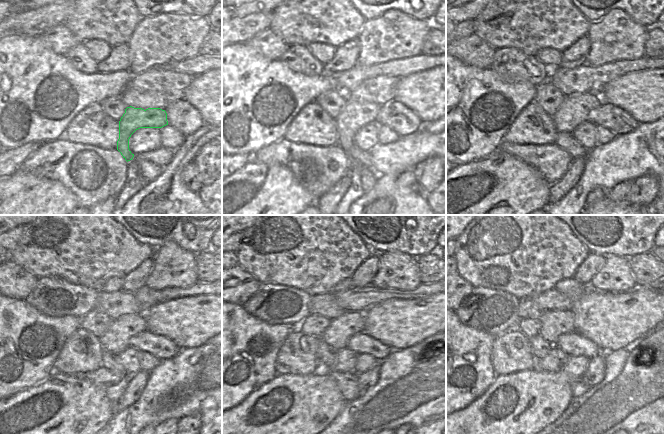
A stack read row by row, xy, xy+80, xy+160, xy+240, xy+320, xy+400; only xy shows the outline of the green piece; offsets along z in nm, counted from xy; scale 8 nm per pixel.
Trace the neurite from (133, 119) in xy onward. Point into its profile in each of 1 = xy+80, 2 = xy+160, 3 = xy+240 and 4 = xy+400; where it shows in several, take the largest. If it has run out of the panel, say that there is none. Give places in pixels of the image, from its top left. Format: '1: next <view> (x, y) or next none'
1: next xy+80 (355, 115)
2: next xy+160 (574, 110)
3: next xy+240 (116, 339)
4: next xy+400 (554, 323)

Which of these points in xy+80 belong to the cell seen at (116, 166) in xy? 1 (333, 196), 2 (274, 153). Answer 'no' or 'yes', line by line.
1: no
2: yes

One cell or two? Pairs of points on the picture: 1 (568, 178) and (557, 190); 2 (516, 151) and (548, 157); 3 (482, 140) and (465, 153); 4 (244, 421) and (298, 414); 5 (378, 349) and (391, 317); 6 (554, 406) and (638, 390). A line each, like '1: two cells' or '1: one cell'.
1: one cell
2: one cell
3: one cell
4: one cell
5: two cells
6: two cells

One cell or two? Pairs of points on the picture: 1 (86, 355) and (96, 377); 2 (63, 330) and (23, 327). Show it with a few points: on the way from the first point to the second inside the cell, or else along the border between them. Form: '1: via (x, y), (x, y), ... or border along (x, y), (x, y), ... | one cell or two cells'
1: border along (101, 366), (85, 373), (71, 374) | two cells
2: via (53, 330), (43, 330), (35, 322), (33, 323) | one cell

